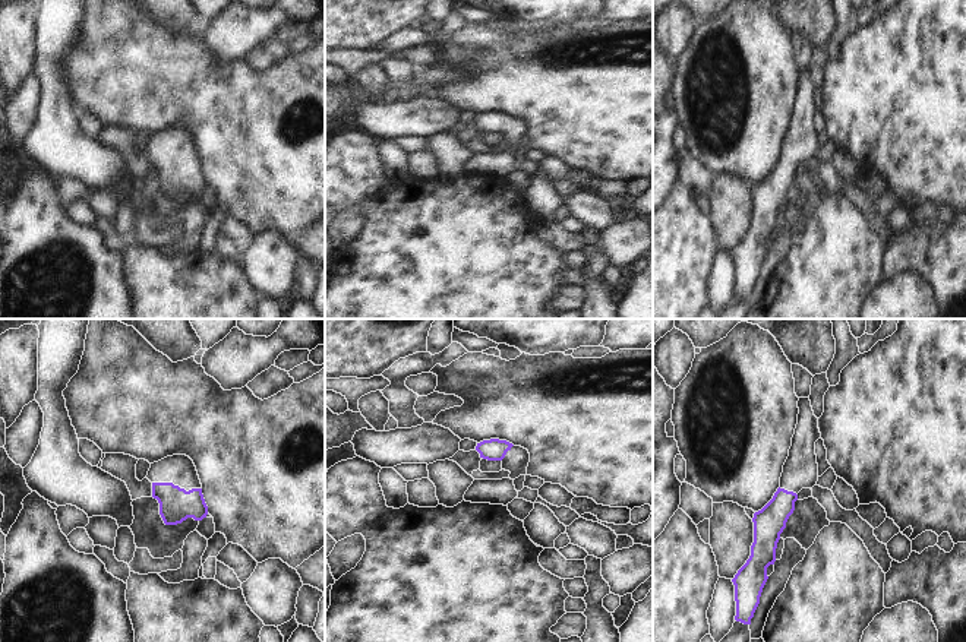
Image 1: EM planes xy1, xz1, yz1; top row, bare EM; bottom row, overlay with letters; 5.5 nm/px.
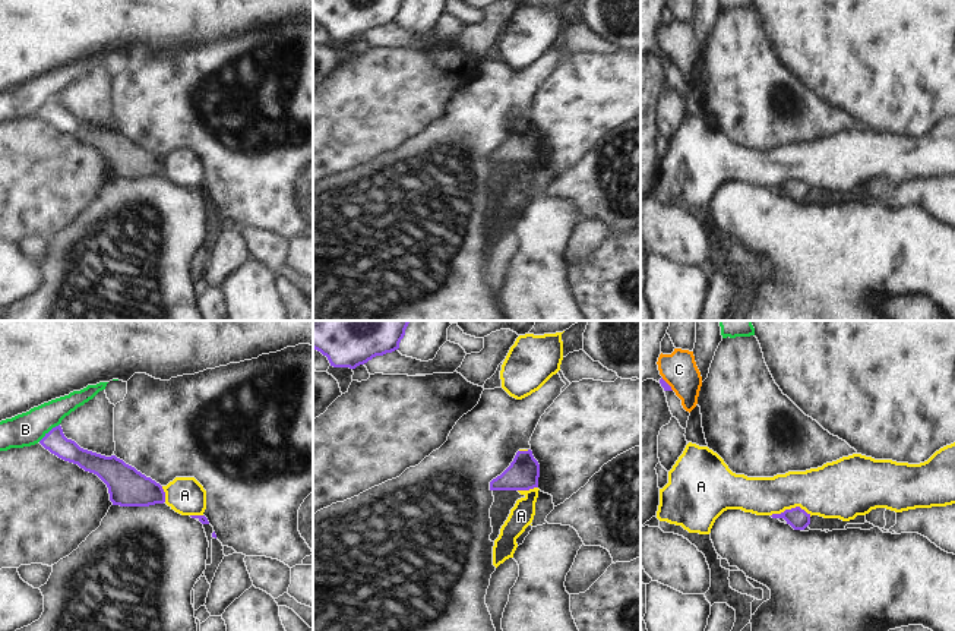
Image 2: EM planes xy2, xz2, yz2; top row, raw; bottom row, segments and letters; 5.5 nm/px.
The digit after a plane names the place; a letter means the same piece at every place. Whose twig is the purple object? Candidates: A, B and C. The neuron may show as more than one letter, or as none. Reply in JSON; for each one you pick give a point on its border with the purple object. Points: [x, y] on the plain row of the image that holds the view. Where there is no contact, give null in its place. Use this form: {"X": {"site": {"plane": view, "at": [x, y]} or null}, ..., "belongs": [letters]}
{"belongs": []}

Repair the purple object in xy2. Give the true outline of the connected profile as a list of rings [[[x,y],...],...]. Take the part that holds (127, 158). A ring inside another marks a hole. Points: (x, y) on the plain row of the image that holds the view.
[[[60,97],[45,105],[39,116],[58,130],[97,146],[107,157],[113,177],[149,179],[165,174],[165,164],[159,155],[116,127],[105,129],[80,120],[64,108]]]

